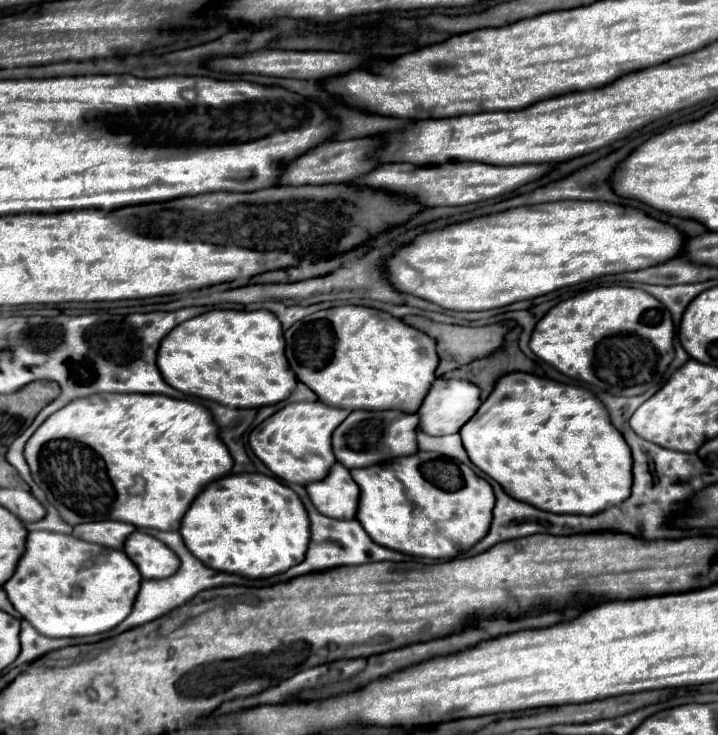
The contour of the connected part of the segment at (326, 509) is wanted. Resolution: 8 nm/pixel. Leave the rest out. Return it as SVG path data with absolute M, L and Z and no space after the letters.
M335 462L323 480L311 482L305 488L311 496L311 502L321 514L341 520L355 518L359 486L353 482L349 470L343 464Z

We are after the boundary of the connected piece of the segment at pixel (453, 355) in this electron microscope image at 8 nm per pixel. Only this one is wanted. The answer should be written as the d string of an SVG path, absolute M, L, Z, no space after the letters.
M405 316L403 322L425 332L427 336L431 336L437 342L437 354L439 354L439 368L435 372L437 376L443 376L449 370L455 370L459 366L465 366L465 364L477 360L477 358L485 358L485 356L493 354L503 344L503 338L507 334L507 328L503 324L489 324L489 326L481 326L481 328L471 328L471 326L437 324L427 318L421 318L421 316Z

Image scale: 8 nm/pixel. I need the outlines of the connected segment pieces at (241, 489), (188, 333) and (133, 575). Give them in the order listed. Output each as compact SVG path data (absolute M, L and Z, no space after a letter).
M229 474L205 490L181 520L185 546L209 568L245 578L269 578L287 572L305 558L309 518L299 496L263 474Z
M211 310L173 328L159 346L157 366L169 386L233 408L261 408L287 400L297 378L285 358L281 322L267 310Z
M35 530L27 536L27 550L3 590L13 608L43 636L77 638L115 628L133 608L141 586L137 566L121 550L77 540L69 534Z

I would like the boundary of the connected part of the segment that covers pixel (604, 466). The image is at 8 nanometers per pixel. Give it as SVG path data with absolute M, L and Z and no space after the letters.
M511 372L497 380L489 398L461 428L461 438L471 462L489 478L499 482L509 496L525 500L553 514L597 514L629 498L631 452L625 438L613 428L601 400L583 386L564 384L535 374Z

